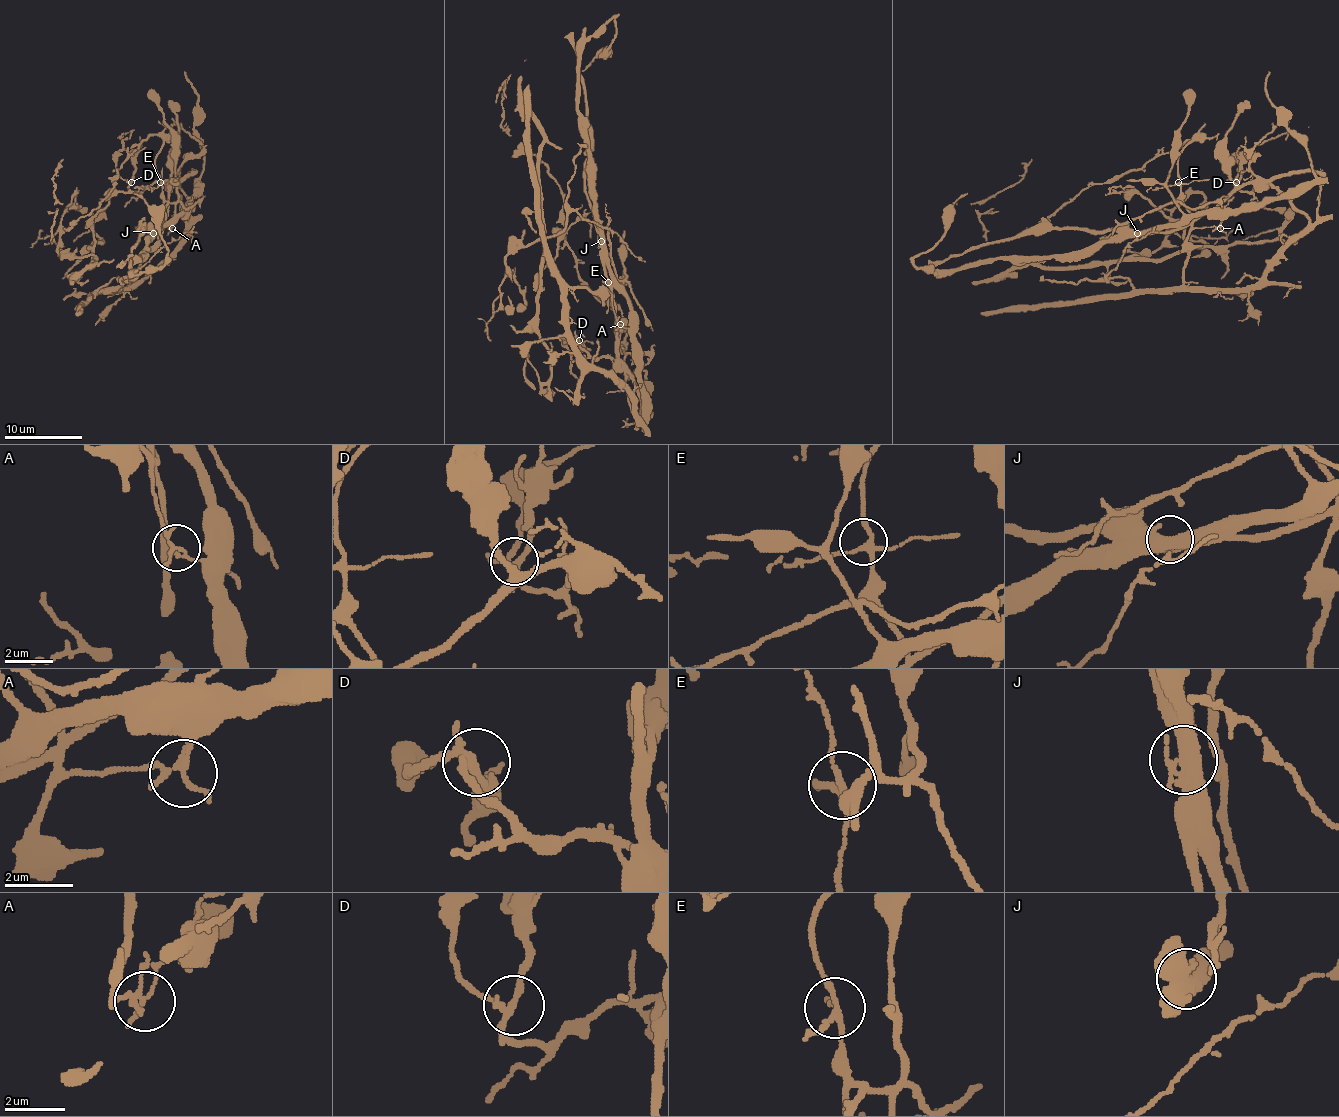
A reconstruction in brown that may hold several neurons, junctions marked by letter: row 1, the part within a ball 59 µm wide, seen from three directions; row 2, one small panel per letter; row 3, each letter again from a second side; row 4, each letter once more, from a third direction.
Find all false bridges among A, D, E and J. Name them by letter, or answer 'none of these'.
A, J

